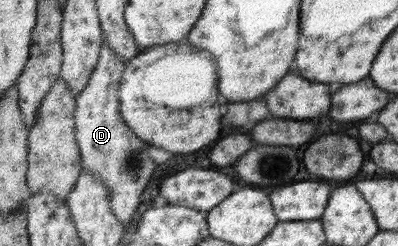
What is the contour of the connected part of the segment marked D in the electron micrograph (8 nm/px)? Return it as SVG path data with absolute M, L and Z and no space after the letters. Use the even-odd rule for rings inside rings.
M103 38L98 66L92 72L86 88L78 95L75 111L75 135L83 156L83 170L90 170L98 178L102 178L104 184L112 190L112 210L124 225L134 219L142 193L156 171L156 163L148 155L150 145L136 137L121 111L118 93L127 64L108 44L108 40Z

